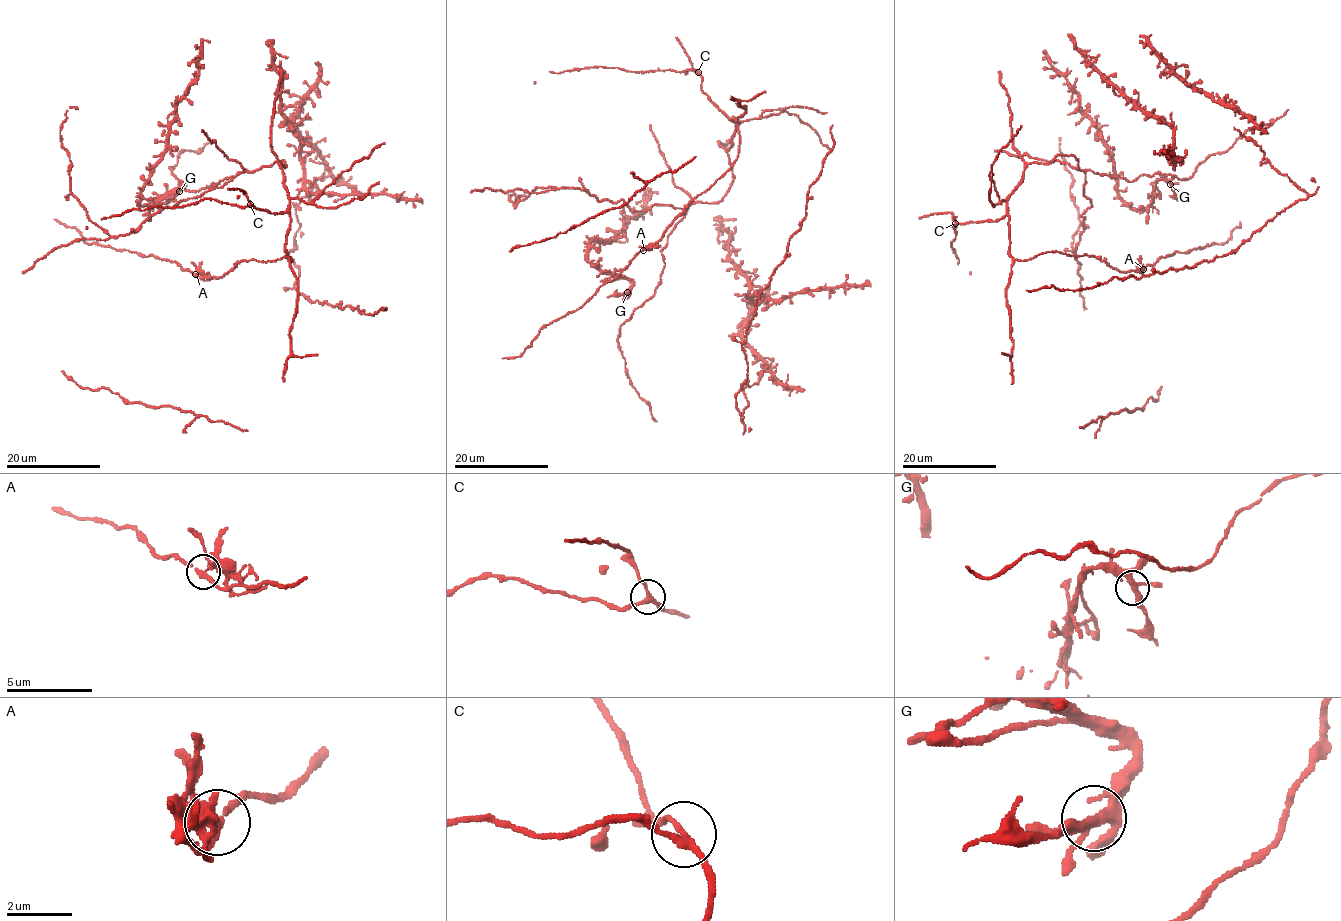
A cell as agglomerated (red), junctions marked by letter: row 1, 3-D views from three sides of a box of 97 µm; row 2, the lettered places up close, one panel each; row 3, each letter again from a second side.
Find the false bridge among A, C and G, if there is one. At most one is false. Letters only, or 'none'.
A

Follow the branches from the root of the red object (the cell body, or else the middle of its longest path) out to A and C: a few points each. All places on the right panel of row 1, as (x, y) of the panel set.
A: (1014, 191), (1007, 201), (1008, 253), (1014, 259), (1025, 261), (1054, 251), (1098, 257), (1121, 272), (1143, 268)
C: (1014, 191), (1007, 201), (1006, 214), (1000, 219), (955, 223)

